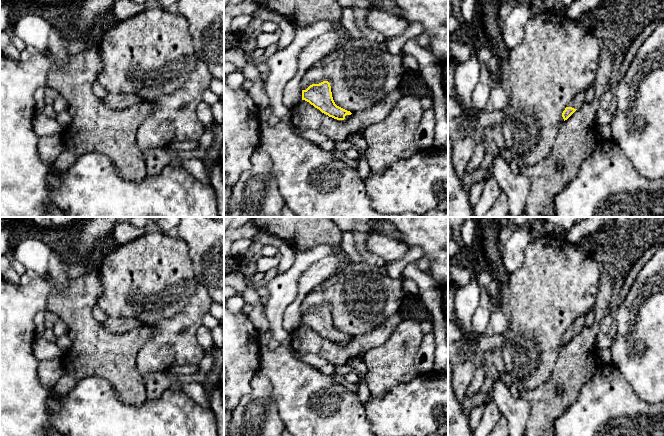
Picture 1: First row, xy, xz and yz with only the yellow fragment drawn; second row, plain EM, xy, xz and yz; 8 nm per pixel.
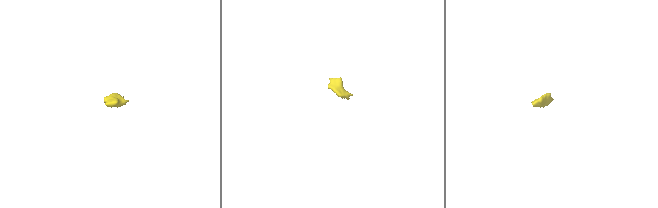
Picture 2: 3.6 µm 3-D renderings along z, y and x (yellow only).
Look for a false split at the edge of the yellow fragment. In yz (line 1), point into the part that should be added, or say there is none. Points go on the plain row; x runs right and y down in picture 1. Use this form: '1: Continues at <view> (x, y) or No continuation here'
1: Continues at yz (579, 323)

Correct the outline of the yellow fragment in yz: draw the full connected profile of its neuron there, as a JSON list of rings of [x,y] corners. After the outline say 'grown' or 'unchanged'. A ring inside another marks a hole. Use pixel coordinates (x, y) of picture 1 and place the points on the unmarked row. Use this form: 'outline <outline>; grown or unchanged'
outline [[[583,314],[575,319],[571,327],[565,332],[562,341],[567,344],[577,333],[579,333],[585,326],[586,314]]]; grown

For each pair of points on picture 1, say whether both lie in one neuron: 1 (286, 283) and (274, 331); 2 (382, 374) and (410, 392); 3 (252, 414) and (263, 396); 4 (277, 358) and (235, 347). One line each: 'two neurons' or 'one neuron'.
1: one neuron
2: two neurons
3: one neuron
4: two neurons

